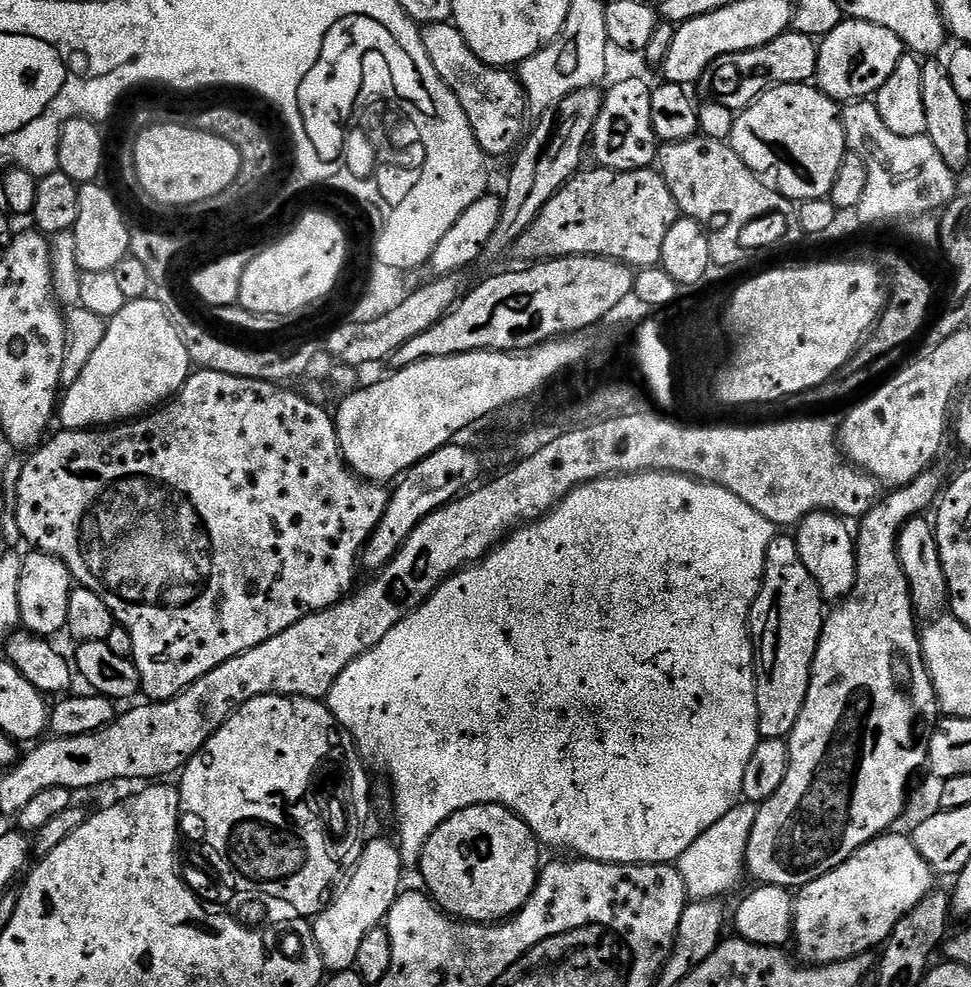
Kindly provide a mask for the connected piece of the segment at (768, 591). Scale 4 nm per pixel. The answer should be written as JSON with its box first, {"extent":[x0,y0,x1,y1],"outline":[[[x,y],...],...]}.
{"extent":[750,534,826,740],"outline":[[[778,534],[766,550],[764,581],[752,604],[750,631],[756,655],[758,730],[766,740],[787,738],[802,714],[812,663],[826,619],[826,601],[798,554],[795,535]]]}

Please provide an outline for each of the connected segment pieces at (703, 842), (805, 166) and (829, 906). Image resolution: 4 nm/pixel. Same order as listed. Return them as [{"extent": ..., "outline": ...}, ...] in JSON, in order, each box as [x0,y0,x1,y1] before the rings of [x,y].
[{"extent":[678,802,757,900],"outline":[[[741,802],[726,814],[726,818],[718,818],[706,834],[702,834],[680,856],[678,867],[682,874],[682,882],[686,882],[686,890],[692,900],[714,900],[727,897],[727,892],[732,892],[740,884],[740,879],[745,879],[746,850],[750,842],[750,830],[754,830],[754,818],[757,805]]]},{"extent":[730,83,846,200],"outline":[[[811,83],[780,84],[737,115],[730,143],[744,165],[786,199],[823,200],[831,197],[846,151],[842,108]]]},{"extent":[792,830,934,965],"outline":[[[896,830],[882,836],[876,836],[866,846],[862,846],[842,866],[822,874],[814,882],[805,884],[795,893],[792,905],[792,940],[800,951],[799,959],[809,965],[837,964],[855,956],[871,953],[871,948],[879,949],[887,944],[894,926],[902,922],[902,918],[926,894],[934,891],[934,873],[932,867],[918,854],[911,839],[907,835],[899,836]]]}]

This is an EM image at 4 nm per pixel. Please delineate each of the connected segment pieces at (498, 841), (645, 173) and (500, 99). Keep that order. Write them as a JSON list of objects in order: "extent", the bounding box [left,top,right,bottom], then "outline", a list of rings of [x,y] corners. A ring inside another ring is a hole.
[{"extent":[420,804,542,925],"outline":[[[475,804],[466,810],[454,813],[450,818],[446,818],[446,822],[442,822],[442,826],[438,826],[438,830],[434,830],[434,834],[430,834],[430,838],[420,855],[420,880],[422,884],[425,884],[423,887],[426,889],[427,895],[436,901],[436,907],[442,912],[447,912],[449,916],[473,924],[491,925],[493,922],[504,922],[520,912],[522,906],[526,906],[530,894],[534,894],[542,867],[540,851],[542,851],[540,841],[536,839],[536,835],[530,830],[530,826],[526,826],[526,822],[522,817],[497,804]]]},{"extent":[514,167,678,270],"outline":[[[599,167],[593,172],[577,171],[576,175],[560,189],[540,212],[531,226],[518,238],[514,256],[524,260],[520,262],[540,262],[545,258],[562,256],[601,256],[627,264],[633,270],[650,268],[660,263],[662,241],[666,230],[674,226],[678,219],[678,209],[670,186],[666,186],[663,176],[655,167],[632,169],[629,172],[612,171]]]},{"extent":[420,23,526,157],"outline":[[[455,23],[425,24],[420,28],[420,37],[434,70],[438,70],[438,78],[442,78],[454,98],[458,98],[485,157],[504,156],[508,151],[511,153],[521,143],[526,132],[526,101],[524,87],[520,85],[519,79],[513,73],[511,76],[508,68],[484,64],[482,58],[470,50],[466,38],[462,38]]]}]

